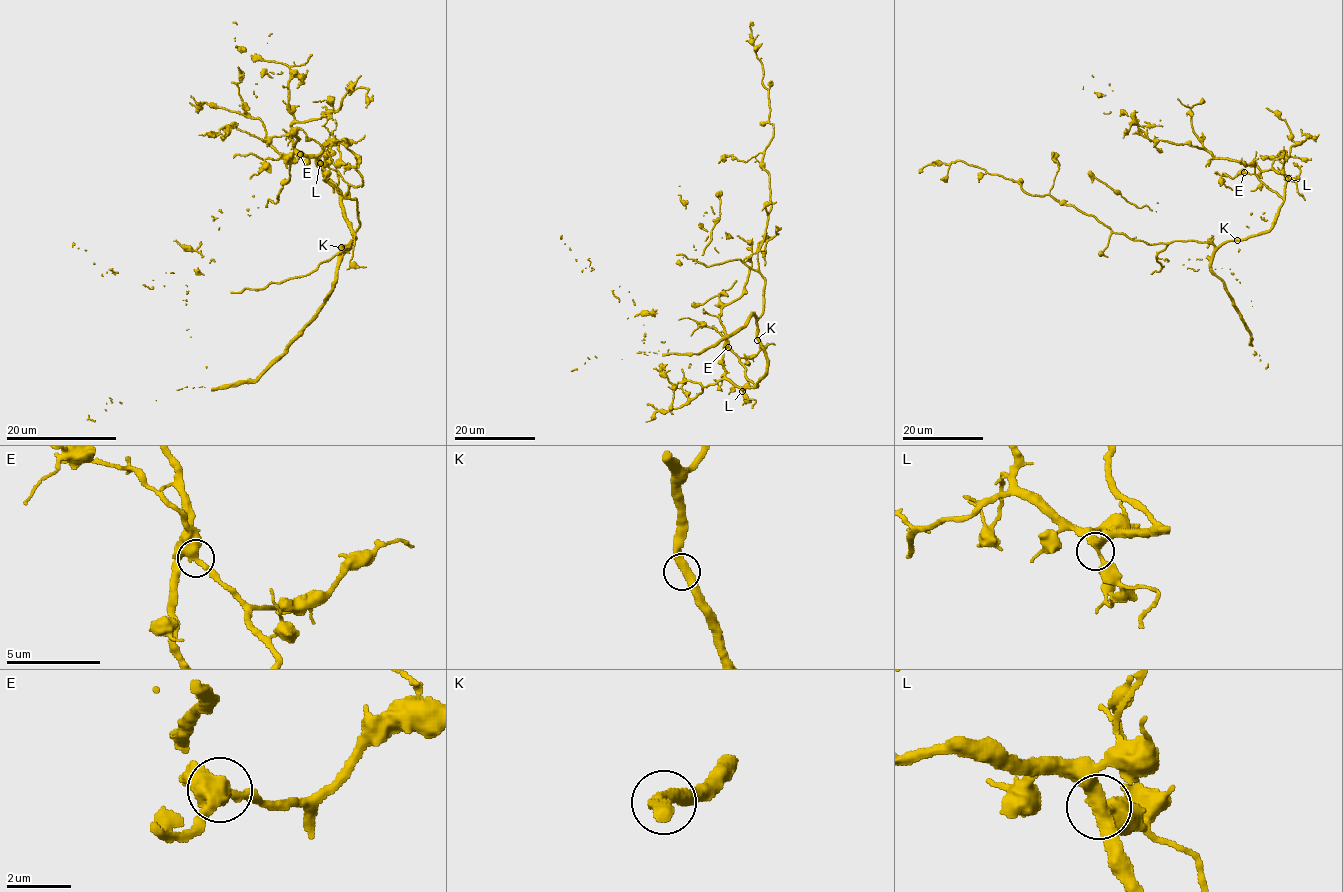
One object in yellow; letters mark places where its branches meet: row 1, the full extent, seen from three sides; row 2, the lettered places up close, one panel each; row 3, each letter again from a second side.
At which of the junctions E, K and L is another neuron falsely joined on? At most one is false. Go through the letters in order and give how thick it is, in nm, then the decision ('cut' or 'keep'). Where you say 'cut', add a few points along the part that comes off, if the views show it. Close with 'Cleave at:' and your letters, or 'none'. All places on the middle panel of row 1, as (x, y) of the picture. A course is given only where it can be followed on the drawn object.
E: 480 nm thick; keep
K: 400 nm thick; keep
L: 360 nm thick; keep
Cleave at: none

